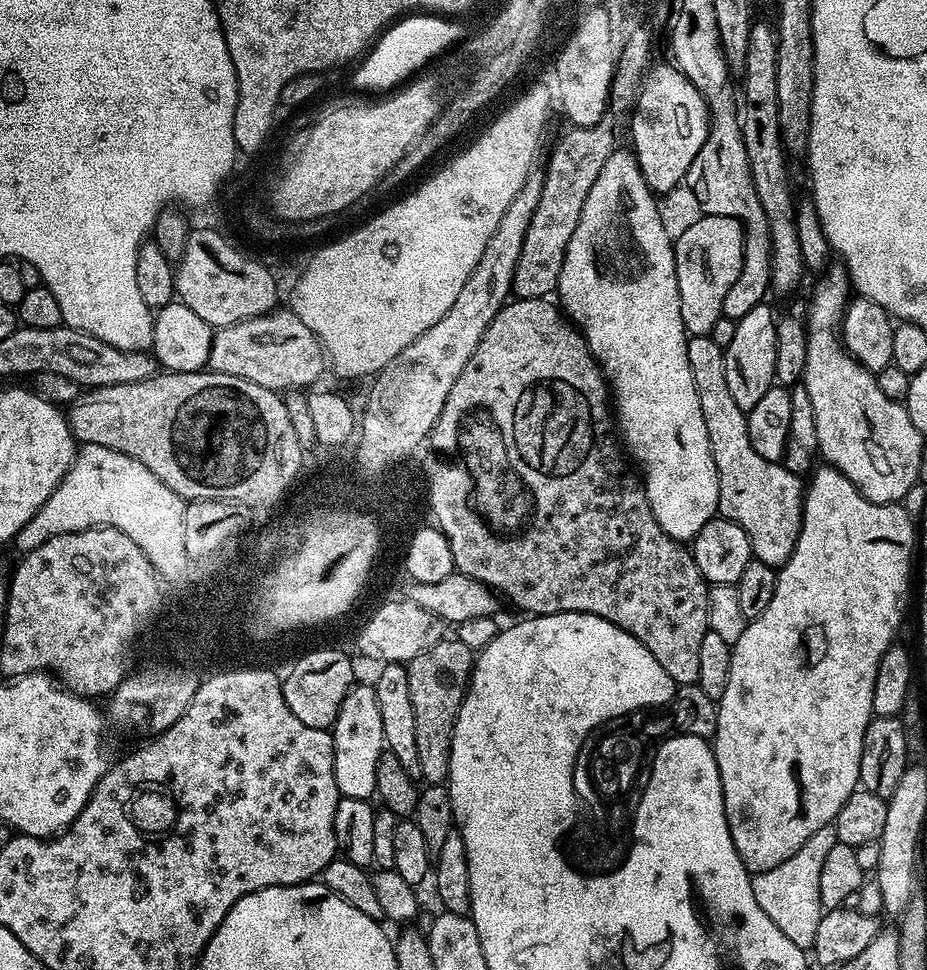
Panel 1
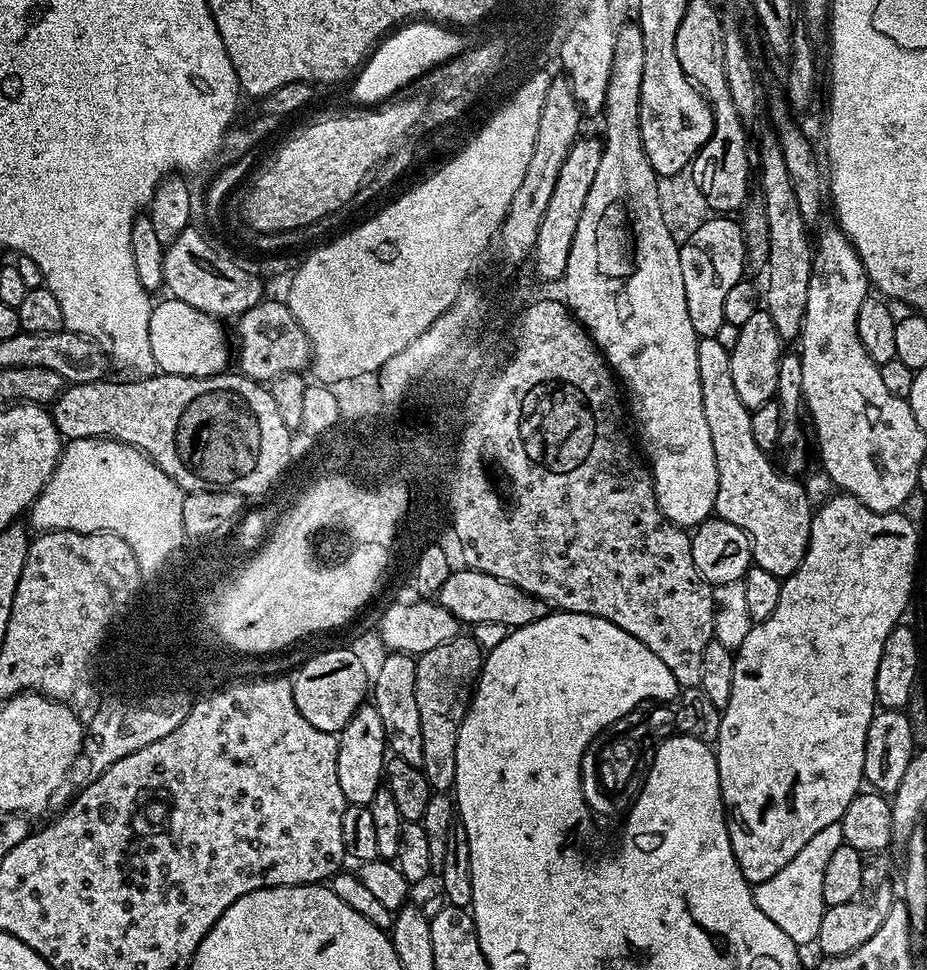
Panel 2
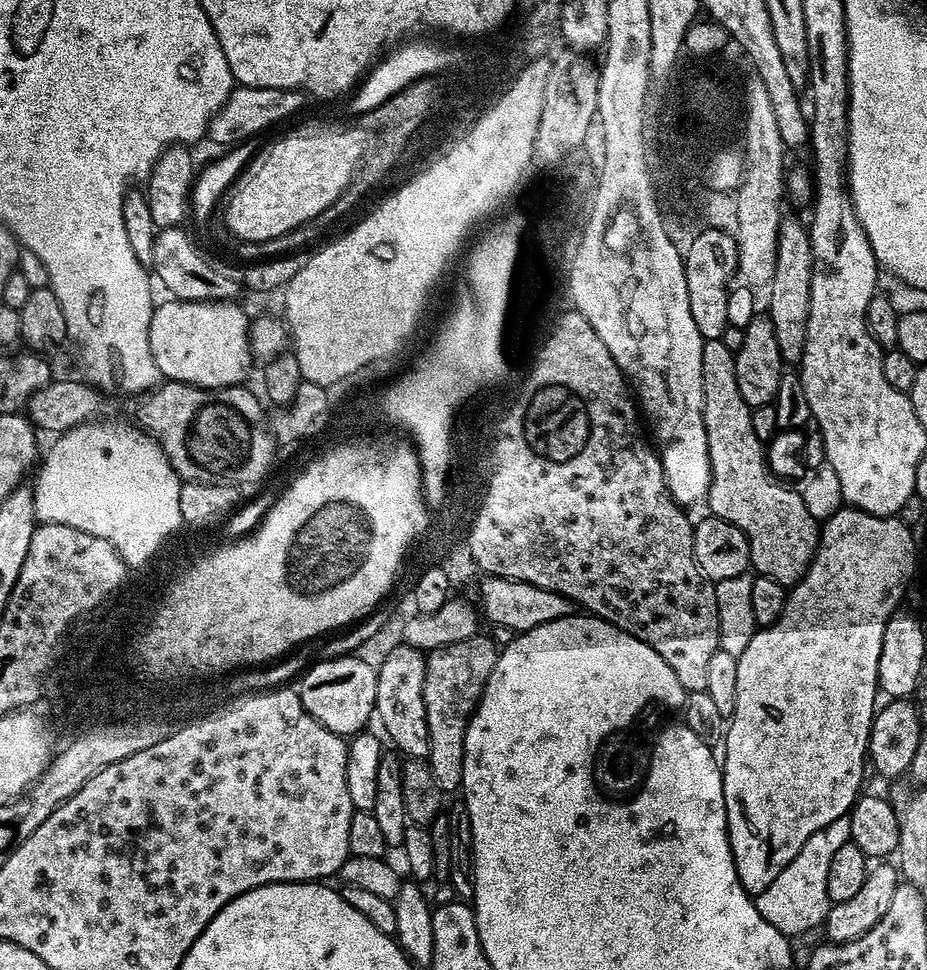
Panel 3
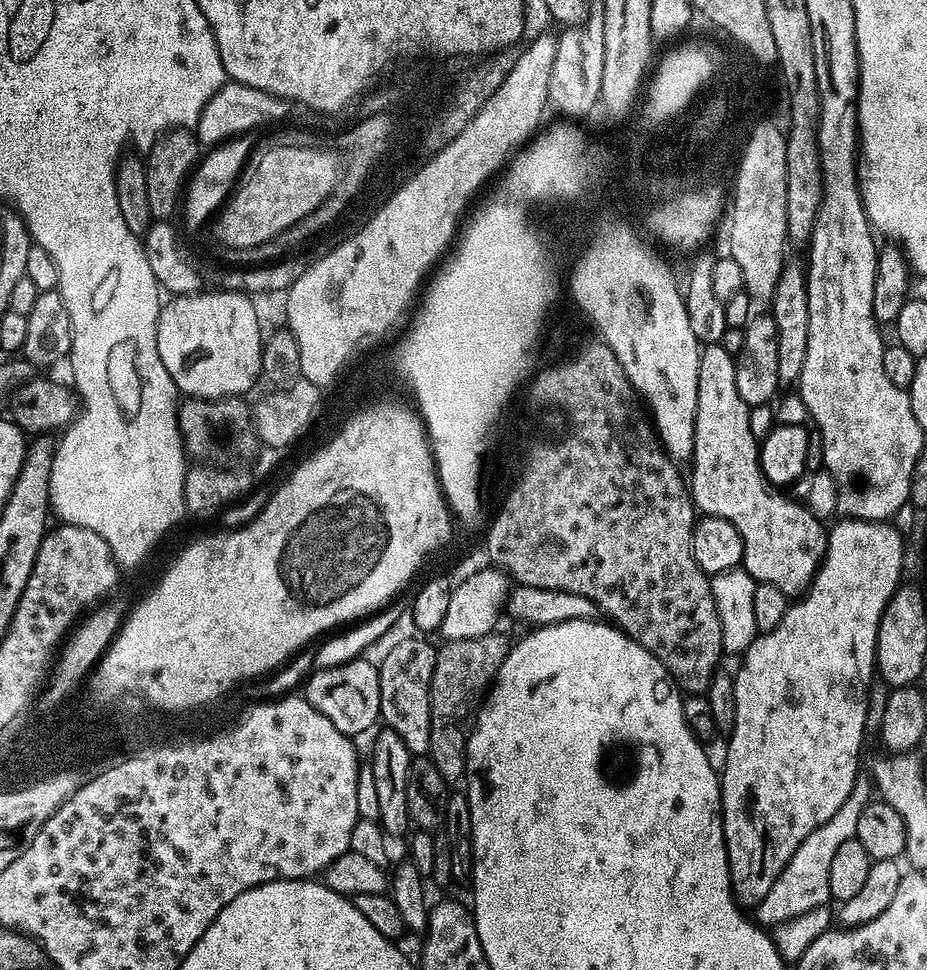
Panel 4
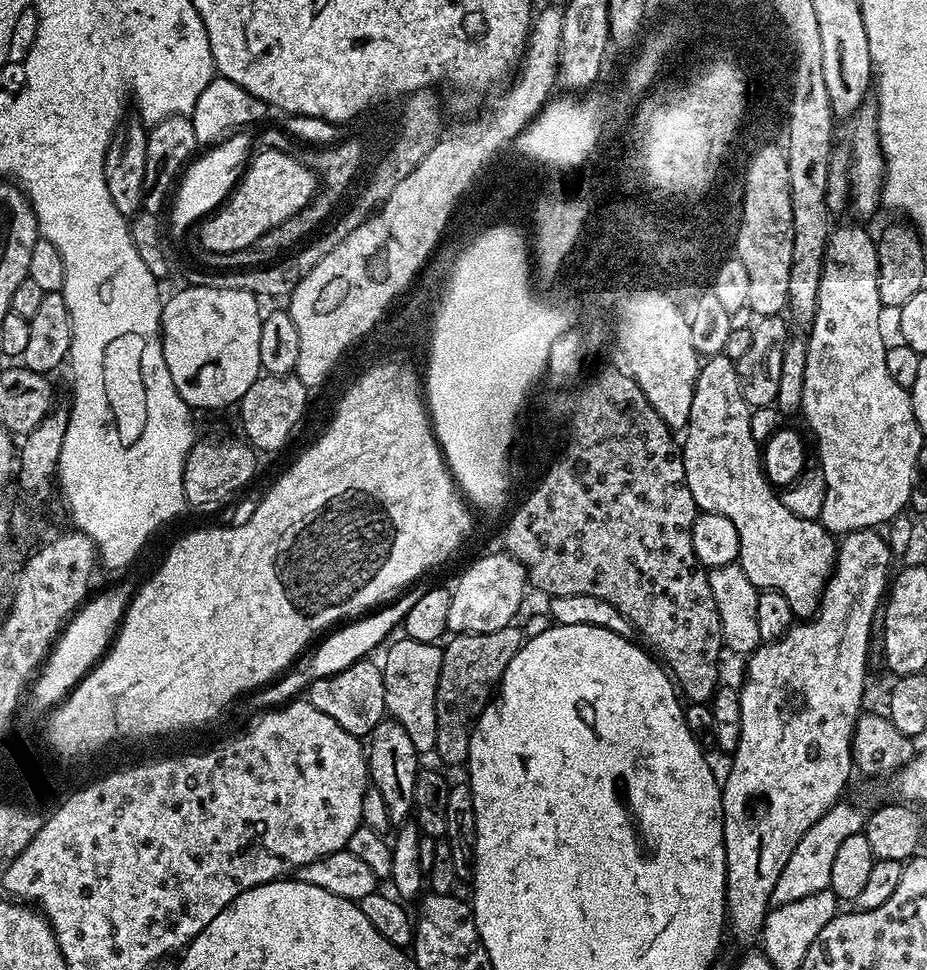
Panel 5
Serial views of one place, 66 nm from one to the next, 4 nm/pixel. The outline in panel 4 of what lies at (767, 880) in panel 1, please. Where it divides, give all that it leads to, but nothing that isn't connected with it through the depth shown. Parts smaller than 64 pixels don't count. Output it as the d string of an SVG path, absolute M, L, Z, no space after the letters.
M871 771L857 772L856 785L854 790L850 790L850 798L846 798L846 802L842 802L842 806L838 806L834 818L822 822L822 826L818 826L818 830L814 830L814 834L804 836L802 846L798 846L798 850L794 850L794 858L790 858L790 862L786 862L786 870L782 870L782 874L774 876L774 886L770 886L766 898L762 898L762 902L757 904L754 909L755 919L761 925L785 924L798 918L798 914L806 914L815 908L825 907L832 900L830 865L834 854L842 847L842 842L856 838L858 818L873 796L874 785Z

